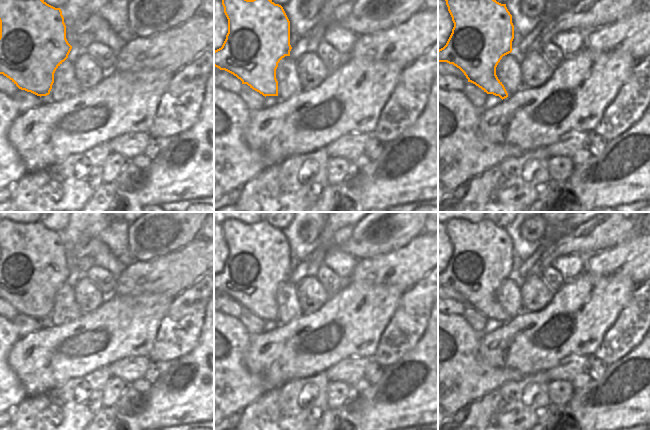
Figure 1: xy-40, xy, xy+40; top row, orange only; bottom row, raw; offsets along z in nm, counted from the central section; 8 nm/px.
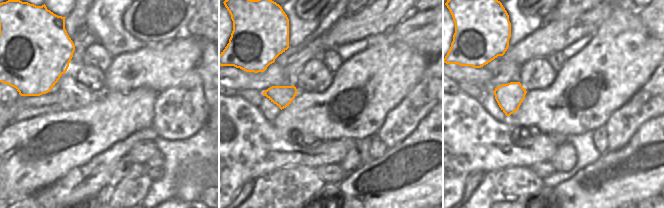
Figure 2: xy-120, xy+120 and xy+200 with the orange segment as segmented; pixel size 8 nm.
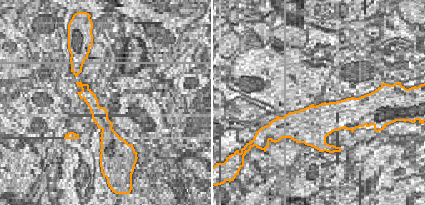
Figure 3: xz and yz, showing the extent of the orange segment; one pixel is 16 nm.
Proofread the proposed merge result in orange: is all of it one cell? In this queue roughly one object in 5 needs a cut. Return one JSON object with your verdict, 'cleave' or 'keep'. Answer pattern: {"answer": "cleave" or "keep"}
{"answer": "keep"}

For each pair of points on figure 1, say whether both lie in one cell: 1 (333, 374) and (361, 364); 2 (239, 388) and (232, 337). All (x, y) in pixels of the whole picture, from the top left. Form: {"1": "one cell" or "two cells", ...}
{"1": "one cell", "2": "one cell"}

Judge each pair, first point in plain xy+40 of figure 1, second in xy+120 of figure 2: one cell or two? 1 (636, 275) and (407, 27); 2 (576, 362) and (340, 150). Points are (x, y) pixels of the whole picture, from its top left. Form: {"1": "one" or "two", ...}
{"1": "one", "2": "one"}

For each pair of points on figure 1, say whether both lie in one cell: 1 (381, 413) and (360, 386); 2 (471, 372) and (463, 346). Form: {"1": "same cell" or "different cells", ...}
{"1": "different cells", "2": "same cell"}

